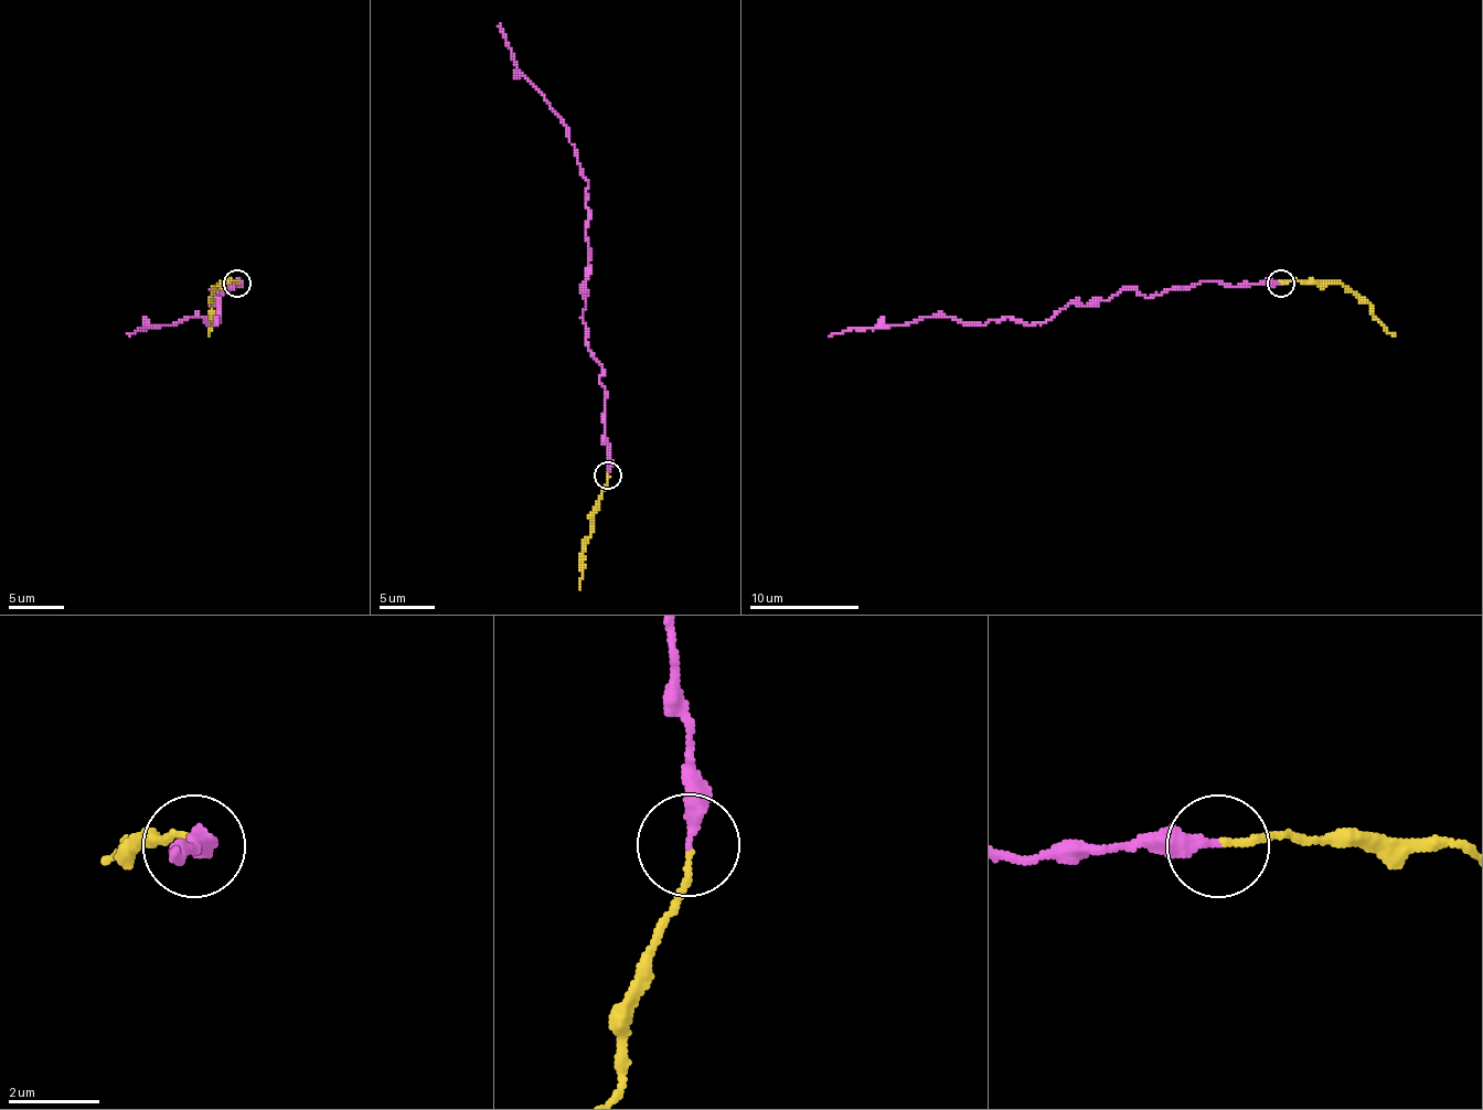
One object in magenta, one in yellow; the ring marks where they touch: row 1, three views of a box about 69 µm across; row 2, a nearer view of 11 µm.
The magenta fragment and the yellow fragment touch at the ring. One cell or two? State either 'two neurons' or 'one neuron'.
one neuron

